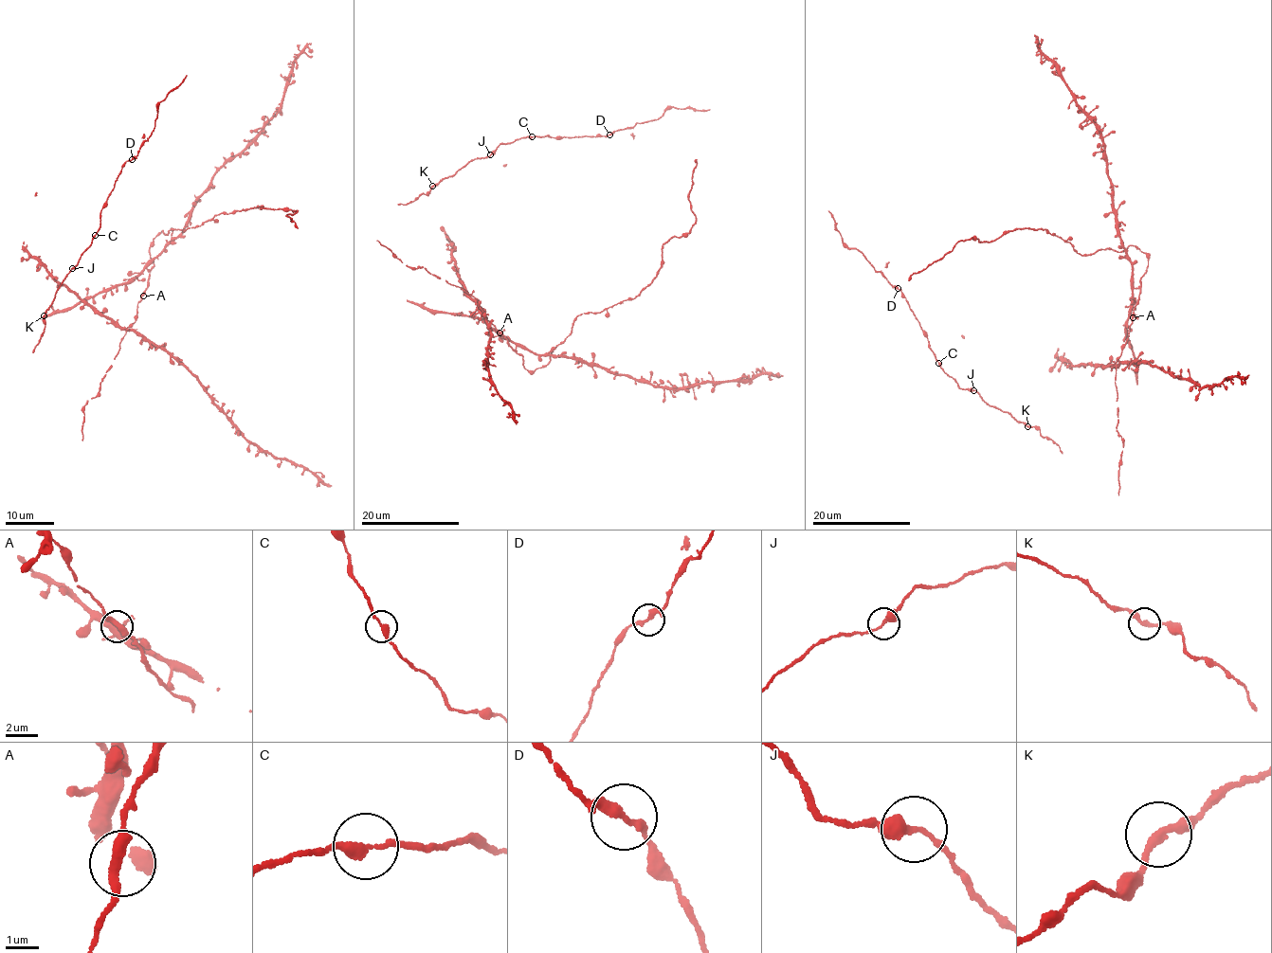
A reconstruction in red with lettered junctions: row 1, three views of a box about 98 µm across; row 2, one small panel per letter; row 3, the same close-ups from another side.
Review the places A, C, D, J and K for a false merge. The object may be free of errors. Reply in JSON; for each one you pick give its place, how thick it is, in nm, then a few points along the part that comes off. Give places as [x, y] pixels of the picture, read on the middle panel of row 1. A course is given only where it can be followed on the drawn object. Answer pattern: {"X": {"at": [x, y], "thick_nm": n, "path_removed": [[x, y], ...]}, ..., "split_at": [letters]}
{"split_at": []}

